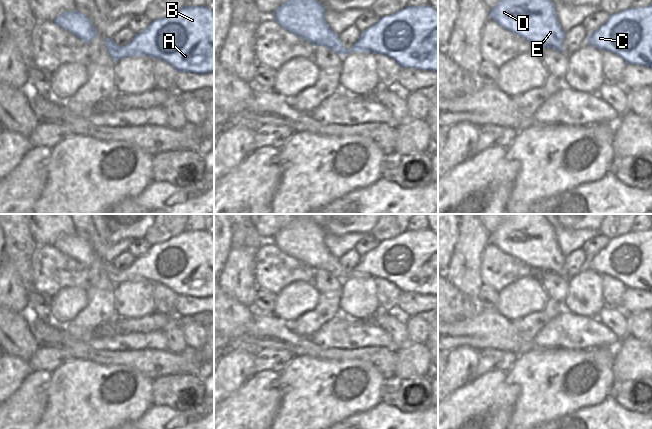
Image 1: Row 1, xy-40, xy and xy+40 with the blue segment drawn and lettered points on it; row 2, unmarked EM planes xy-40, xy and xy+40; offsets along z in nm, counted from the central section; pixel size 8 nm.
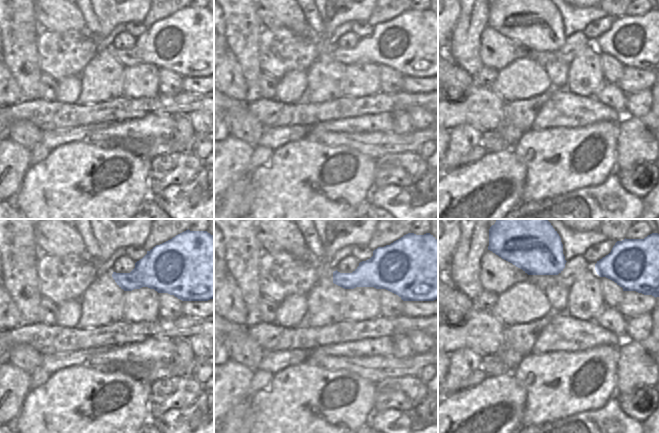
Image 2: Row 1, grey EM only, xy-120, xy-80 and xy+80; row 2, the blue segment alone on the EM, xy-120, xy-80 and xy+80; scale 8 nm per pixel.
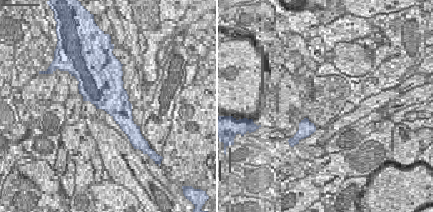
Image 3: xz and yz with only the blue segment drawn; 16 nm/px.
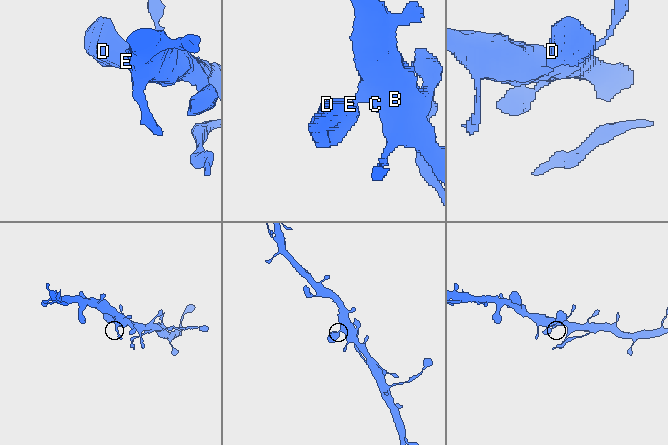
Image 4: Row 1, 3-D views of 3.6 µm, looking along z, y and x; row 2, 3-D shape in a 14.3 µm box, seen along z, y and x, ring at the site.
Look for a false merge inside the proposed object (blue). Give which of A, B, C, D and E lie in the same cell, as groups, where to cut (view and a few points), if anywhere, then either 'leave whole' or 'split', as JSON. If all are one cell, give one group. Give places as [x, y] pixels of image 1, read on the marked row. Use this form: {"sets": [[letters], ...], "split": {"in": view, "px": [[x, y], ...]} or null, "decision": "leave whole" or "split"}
{"sets": [["A", "B", "C", "D", "E"]], "split": null, "decision": "leave whole"}

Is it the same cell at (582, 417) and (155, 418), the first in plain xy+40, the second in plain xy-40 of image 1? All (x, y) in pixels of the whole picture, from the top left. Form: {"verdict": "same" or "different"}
{"verdict": "same"}

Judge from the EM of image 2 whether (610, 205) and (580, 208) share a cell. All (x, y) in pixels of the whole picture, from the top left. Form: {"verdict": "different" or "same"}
{"verdict": "same"}

